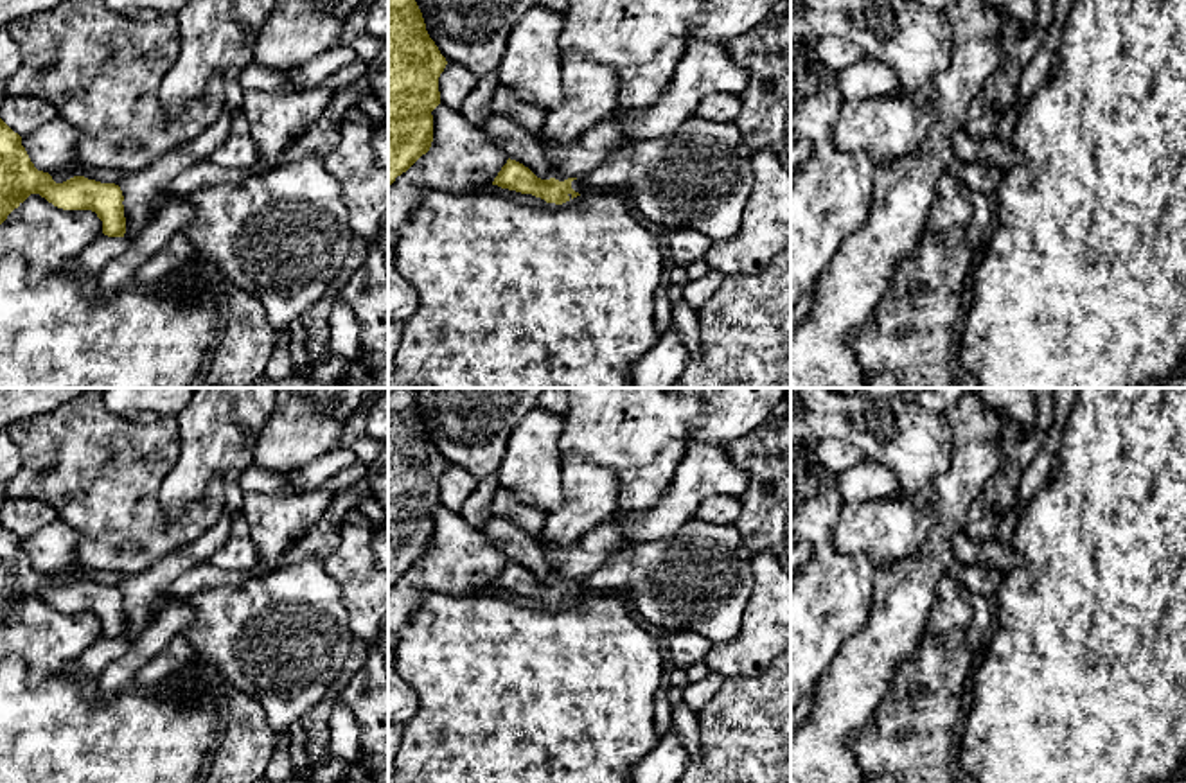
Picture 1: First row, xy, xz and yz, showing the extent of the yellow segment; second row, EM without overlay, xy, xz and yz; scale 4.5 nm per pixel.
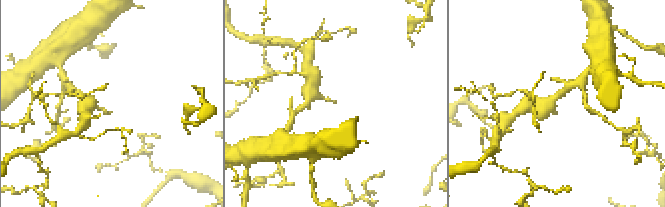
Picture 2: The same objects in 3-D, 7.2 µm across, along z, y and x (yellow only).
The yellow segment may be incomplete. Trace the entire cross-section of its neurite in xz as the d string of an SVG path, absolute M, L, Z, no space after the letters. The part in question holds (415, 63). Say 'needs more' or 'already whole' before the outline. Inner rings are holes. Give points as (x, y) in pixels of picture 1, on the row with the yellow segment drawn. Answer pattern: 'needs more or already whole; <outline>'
already whole; M388 0L388 185L431 147L431 111L440 104L438 77L446 65L417 2Z

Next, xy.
already whole; M0 119L0 224L31 194L40 194L63 210L92 210L102 221L102 233L124 237L124 196L119 185L74 176L56 183L31 162L22 136Z

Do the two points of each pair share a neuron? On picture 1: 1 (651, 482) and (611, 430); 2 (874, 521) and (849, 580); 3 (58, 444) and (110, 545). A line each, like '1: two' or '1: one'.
1: two
2: two
3: one

